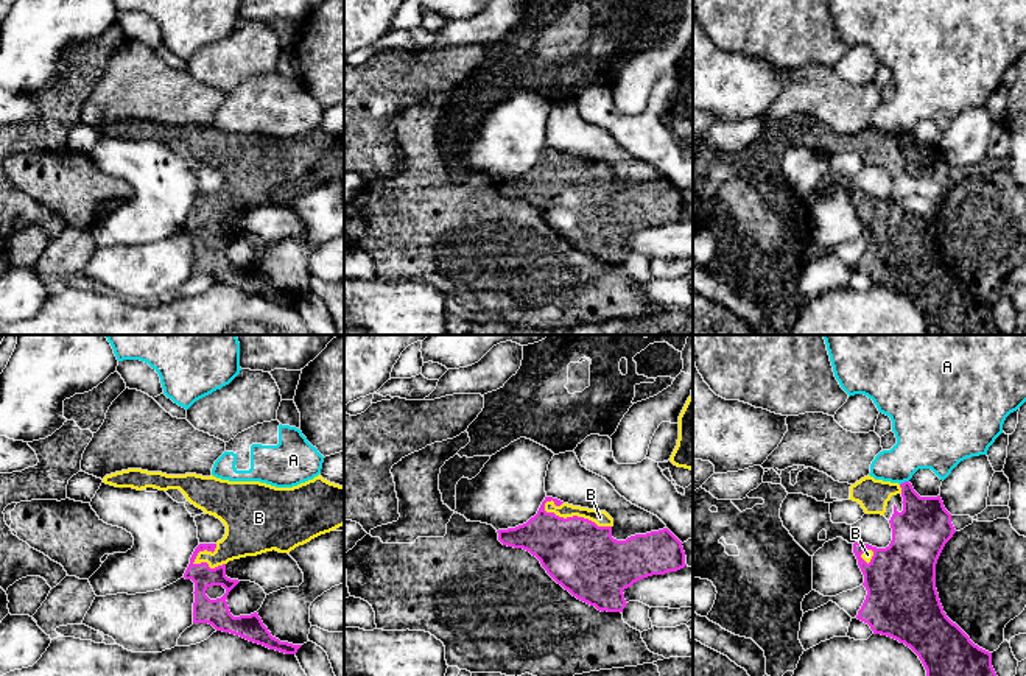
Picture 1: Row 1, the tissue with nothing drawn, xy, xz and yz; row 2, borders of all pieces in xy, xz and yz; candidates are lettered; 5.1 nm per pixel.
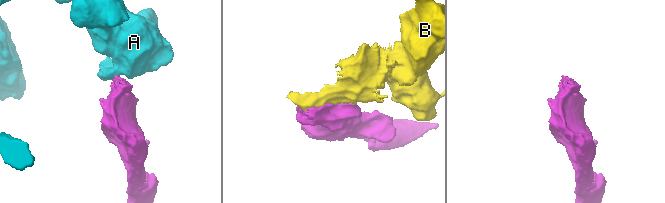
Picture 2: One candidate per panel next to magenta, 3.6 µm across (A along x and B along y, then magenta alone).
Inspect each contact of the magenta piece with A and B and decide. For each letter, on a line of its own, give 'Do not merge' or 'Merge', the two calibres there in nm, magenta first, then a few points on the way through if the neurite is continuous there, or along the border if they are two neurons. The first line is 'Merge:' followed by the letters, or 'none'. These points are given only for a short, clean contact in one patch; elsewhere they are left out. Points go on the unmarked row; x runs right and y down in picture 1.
Merge: B
A: Do not merge. Thickness 280 nm (magenta) against 300 nm. Boundary: yz (908, 131), (900, 136)
B: Merge. Thickness 360 nm (magenta) against 80 nm

